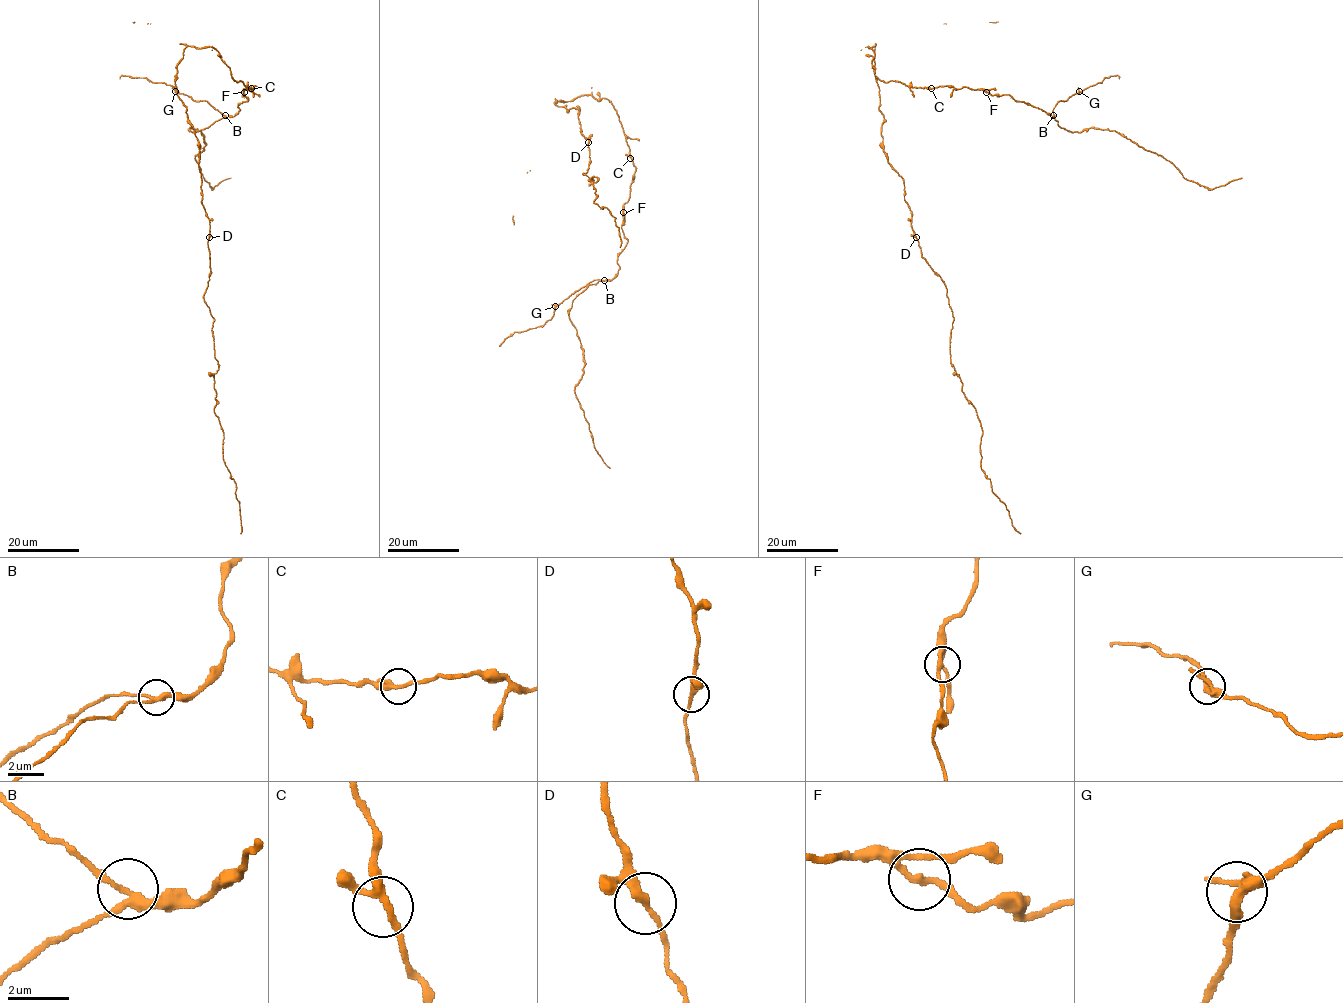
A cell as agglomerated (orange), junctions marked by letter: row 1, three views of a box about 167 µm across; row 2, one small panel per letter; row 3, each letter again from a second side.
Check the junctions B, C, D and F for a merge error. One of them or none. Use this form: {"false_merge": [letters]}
{"false_merge": ["B"]}

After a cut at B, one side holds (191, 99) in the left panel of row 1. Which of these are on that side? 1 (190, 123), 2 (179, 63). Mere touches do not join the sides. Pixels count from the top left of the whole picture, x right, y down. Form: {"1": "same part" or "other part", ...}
{"1": "other part", "2": "other part"}

